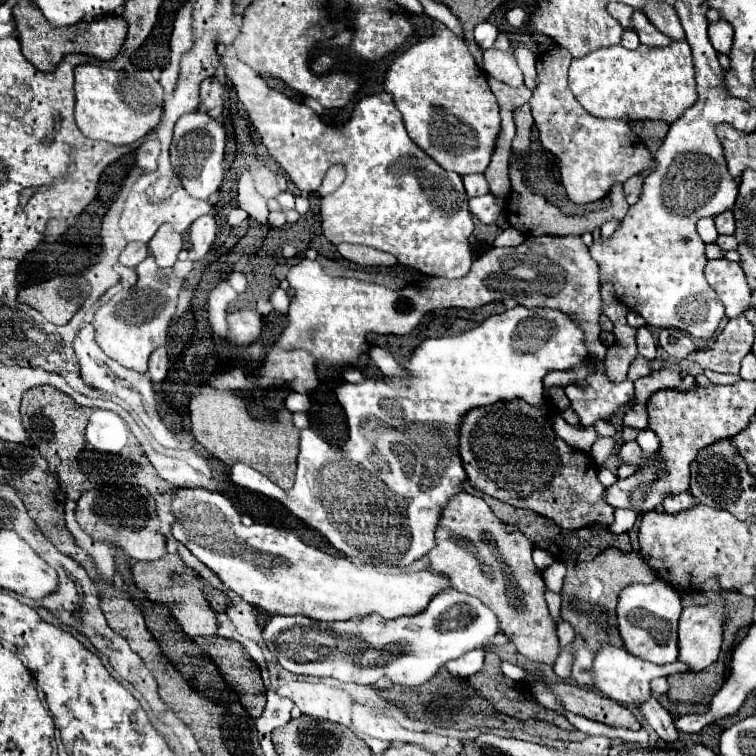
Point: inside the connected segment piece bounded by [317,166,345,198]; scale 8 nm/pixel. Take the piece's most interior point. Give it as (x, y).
(335, 176)

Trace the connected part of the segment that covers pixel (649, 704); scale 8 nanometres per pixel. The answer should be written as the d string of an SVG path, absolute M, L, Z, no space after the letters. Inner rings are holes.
M655 698L647 700L645 704L639 704L637 708L639 708L639 712L645 716L647 724L649 724L651 728L655 728L655 732L659 734L661 740L665 740L665 742L677 742L679 732L677 732L675 726L673 726L671 714L669 714L667 710L663 710L661 704L659 704Z

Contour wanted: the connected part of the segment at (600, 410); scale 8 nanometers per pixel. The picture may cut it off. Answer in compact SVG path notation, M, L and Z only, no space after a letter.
M597 364L583 386L571 384L565 388L565 394L579 416L579 426L587 428L595 420L609 420L619 406L631 402L626 396L634 397L634 384L631 380L623 380L621 384L609 382L607 376L603 376L601 364Z

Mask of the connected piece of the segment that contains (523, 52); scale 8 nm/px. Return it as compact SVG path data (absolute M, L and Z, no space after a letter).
M517 46L517 48L513 50L513 56L515 56L519 68L521 68L523 74L525 74L525 84L527 84L527 88L535 88L535 86L537 86L537 82L535 82L535 80L537 80L537 72L535 72L535 56L533 56L533 52L527 50L525 46Z

